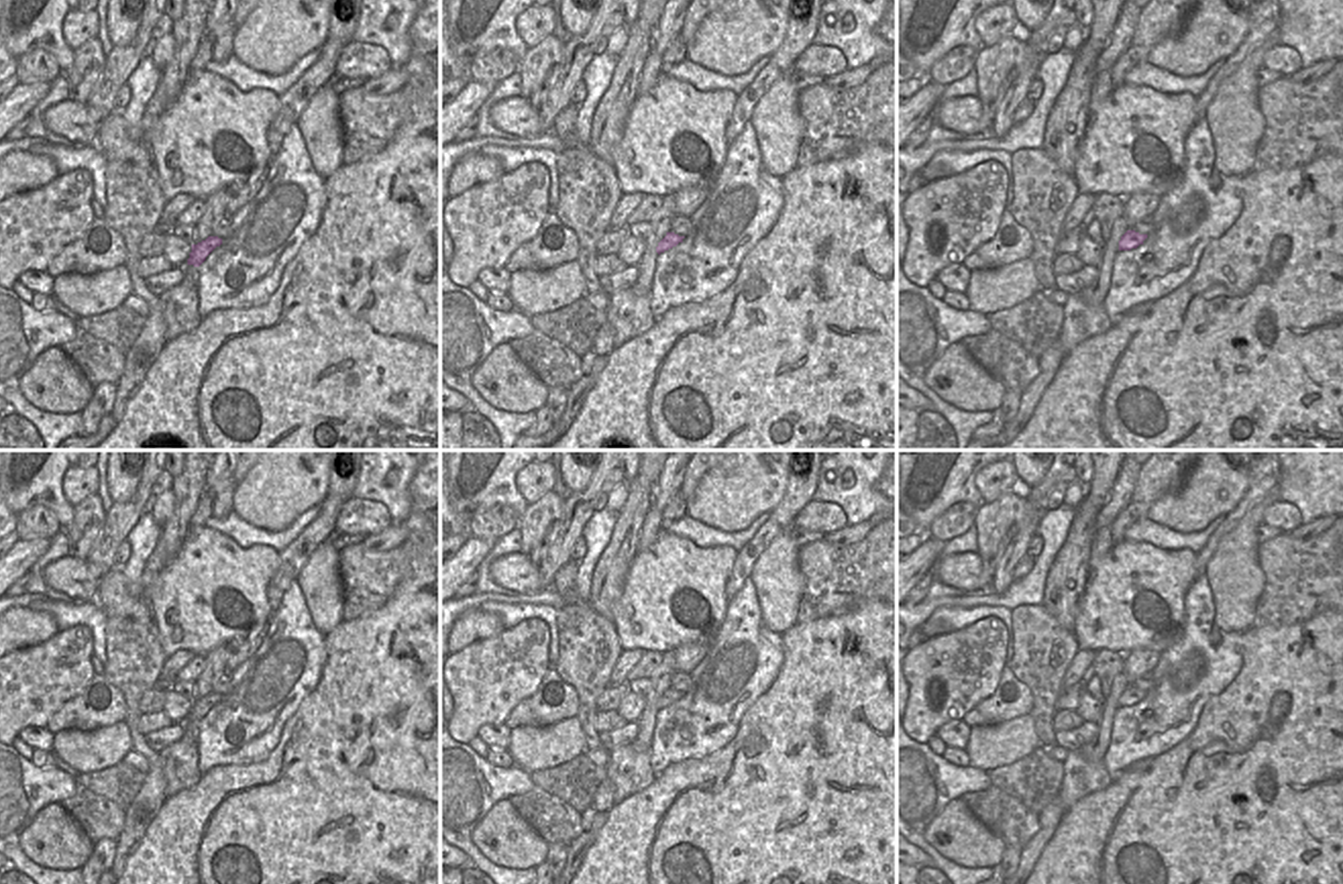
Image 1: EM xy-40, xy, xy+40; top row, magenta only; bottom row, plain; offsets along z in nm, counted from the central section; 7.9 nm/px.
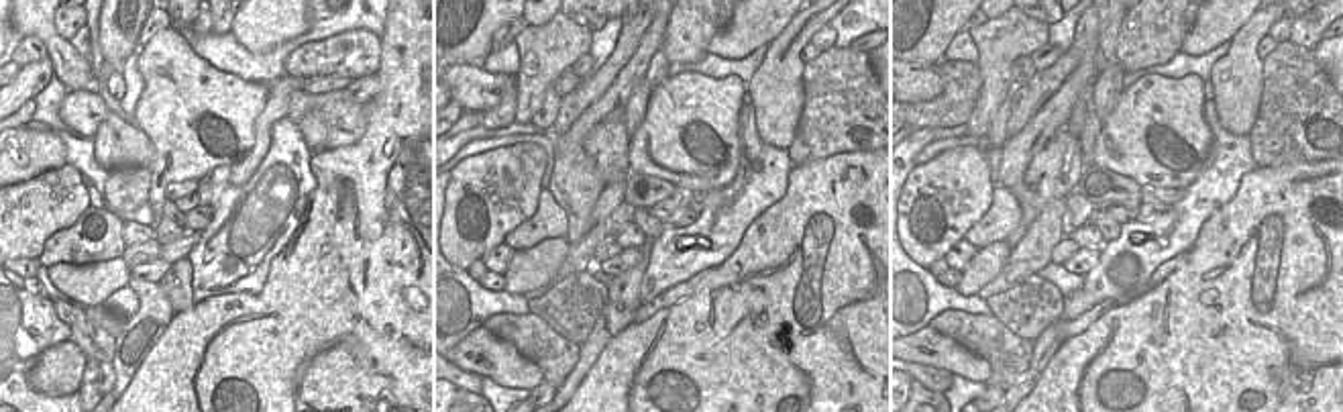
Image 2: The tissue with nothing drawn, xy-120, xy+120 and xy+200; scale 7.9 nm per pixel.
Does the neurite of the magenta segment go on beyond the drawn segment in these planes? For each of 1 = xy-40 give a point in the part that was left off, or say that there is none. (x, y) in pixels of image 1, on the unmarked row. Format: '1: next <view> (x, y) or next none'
1: next none

